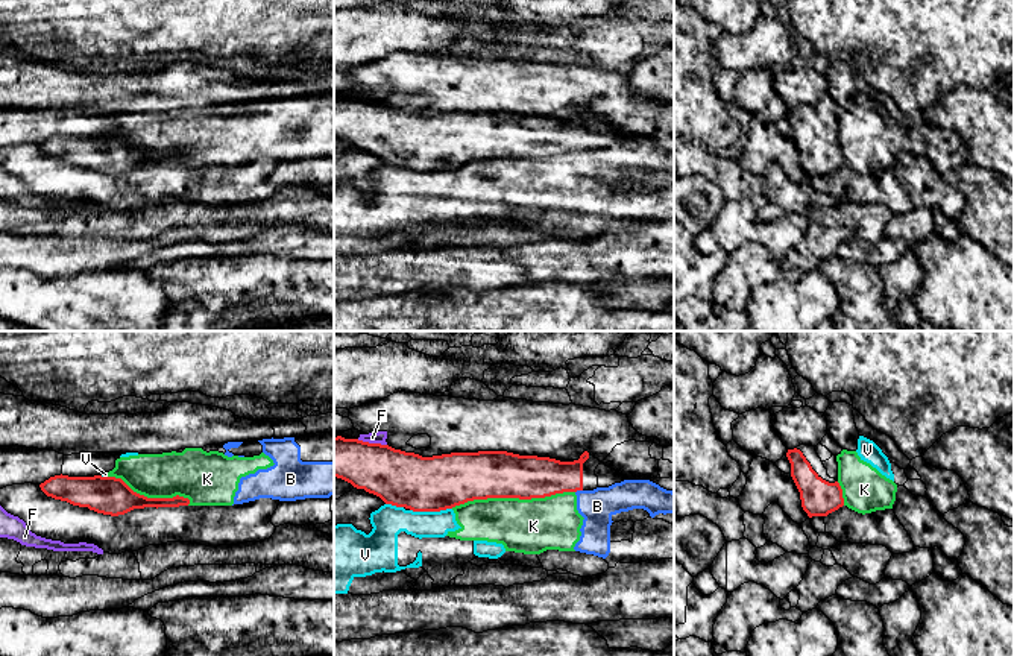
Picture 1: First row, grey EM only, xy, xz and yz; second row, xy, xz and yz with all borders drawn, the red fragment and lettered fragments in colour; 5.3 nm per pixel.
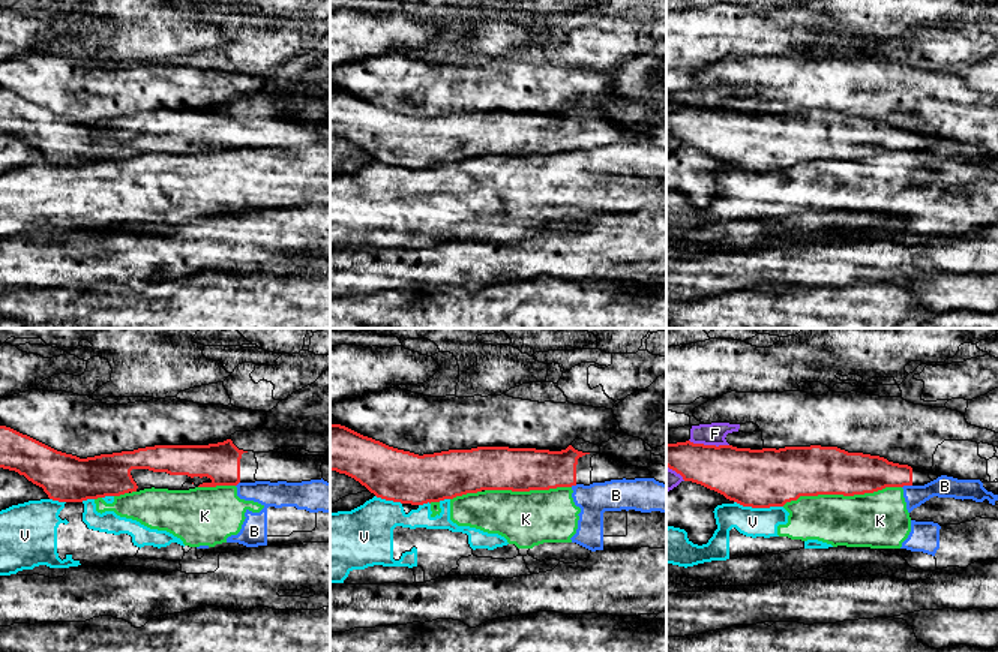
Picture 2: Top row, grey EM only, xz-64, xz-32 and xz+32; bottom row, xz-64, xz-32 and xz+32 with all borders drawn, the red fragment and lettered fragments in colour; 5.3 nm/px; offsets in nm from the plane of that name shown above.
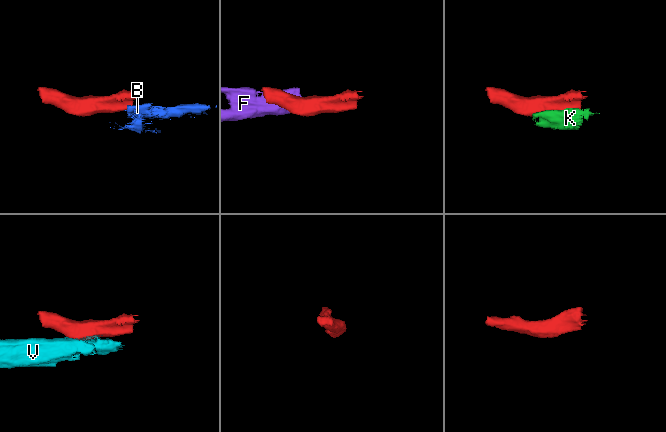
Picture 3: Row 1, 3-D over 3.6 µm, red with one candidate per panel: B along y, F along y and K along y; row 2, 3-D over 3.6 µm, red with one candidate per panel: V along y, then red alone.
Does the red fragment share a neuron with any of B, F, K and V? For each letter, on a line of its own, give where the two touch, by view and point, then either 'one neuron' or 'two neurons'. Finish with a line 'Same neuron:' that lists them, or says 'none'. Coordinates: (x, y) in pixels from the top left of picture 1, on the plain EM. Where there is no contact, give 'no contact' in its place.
B: contact xz (579, 149); two neurons
F: contact xz (372, 104); two neurons
K: contact xz (512, 157); two neurons
V: contact xz (430, 170); two neurons
Same neuron: none

